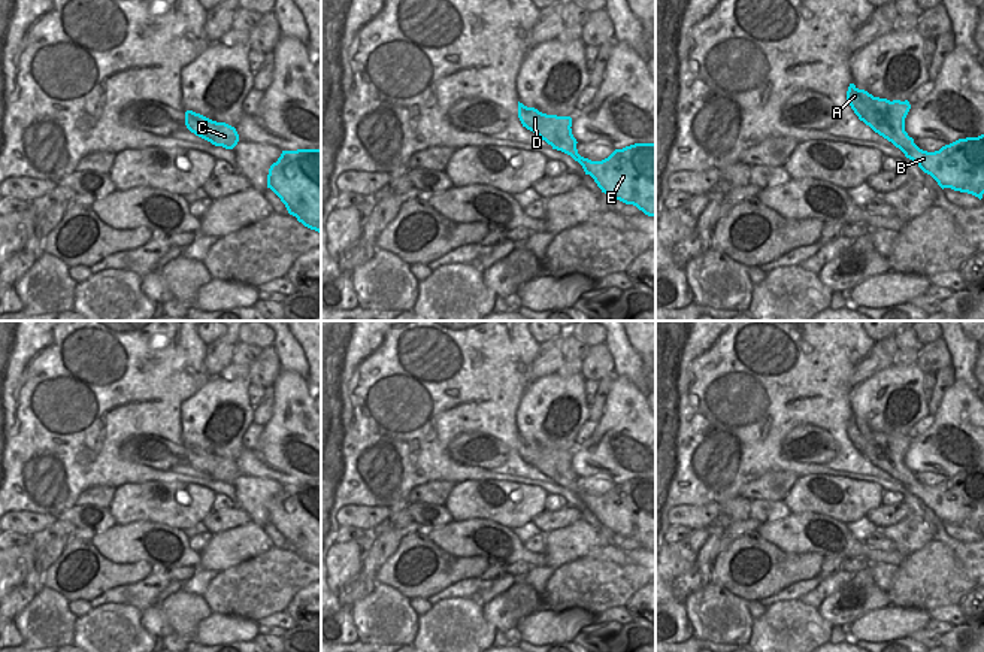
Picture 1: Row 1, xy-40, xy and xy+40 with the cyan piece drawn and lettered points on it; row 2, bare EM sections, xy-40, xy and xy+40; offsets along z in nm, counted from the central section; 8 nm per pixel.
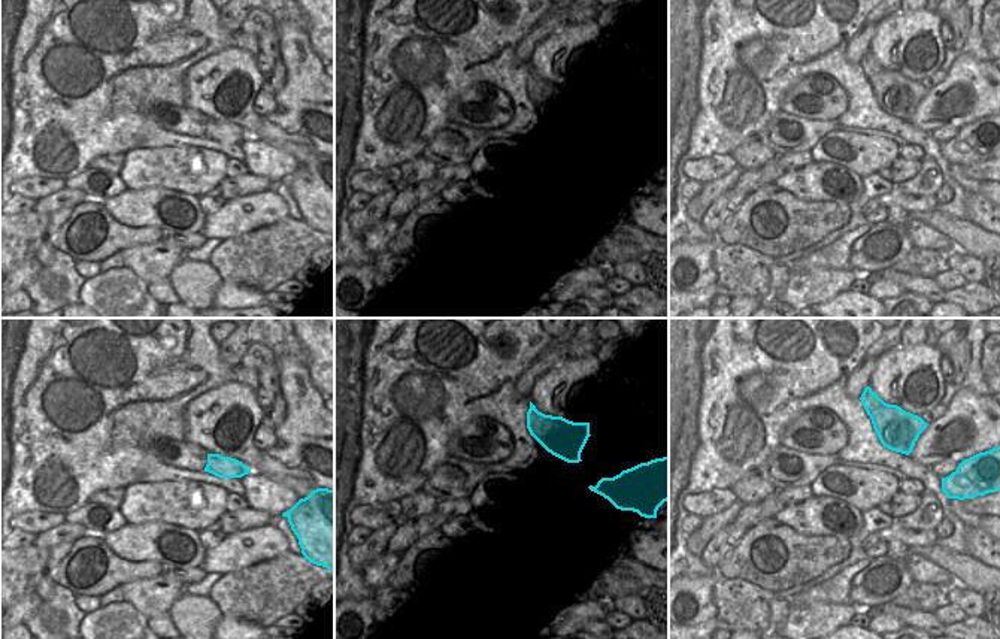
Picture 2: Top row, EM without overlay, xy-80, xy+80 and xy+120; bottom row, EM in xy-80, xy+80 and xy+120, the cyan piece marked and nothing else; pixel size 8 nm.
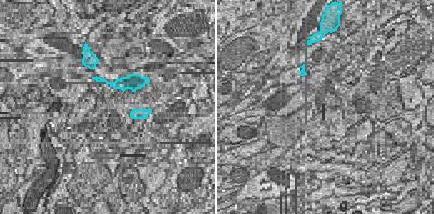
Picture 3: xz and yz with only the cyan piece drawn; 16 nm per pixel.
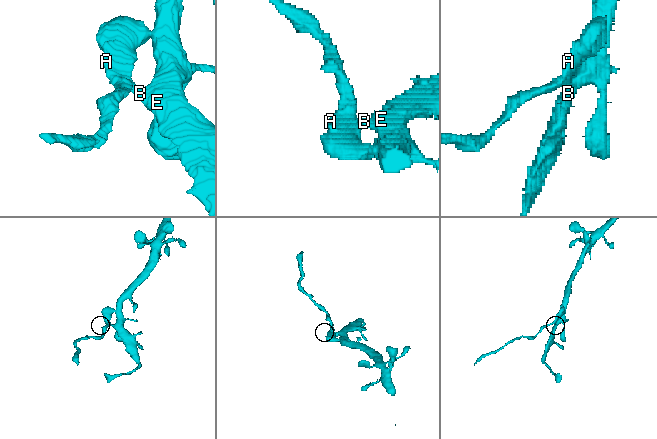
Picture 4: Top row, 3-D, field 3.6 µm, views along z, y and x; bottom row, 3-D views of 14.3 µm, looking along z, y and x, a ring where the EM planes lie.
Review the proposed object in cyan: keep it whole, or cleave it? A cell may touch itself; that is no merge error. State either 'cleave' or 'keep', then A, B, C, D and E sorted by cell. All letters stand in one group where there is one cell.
cleave | A C D / B E

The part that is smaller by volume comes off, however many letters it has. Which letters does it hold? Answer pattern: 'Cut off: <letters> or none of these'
Cut off: A, C, D.

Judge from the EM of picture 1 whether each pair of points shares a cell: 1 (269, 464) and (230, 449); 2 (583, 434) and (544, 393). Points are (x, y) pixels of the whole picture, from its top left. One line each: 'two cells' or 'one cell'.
1: two cells
2: two cells

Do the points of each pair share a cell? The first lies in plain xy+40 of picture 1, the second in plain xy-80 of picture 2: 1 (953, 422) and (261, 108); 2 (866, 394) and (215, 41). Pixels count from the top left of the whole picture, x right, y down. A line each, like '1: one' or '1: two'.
1: two
2: two

